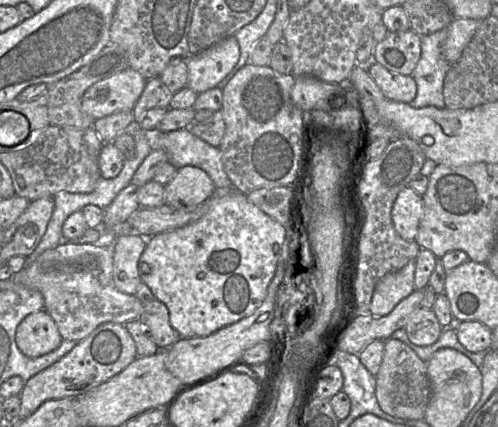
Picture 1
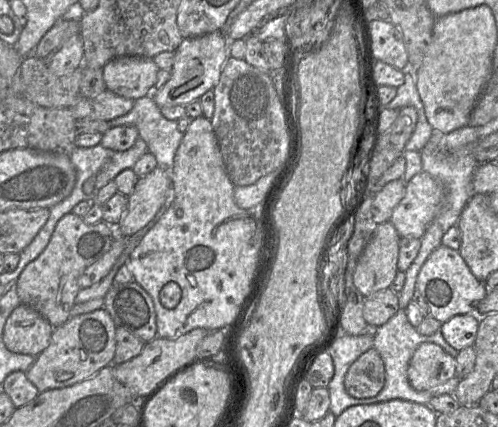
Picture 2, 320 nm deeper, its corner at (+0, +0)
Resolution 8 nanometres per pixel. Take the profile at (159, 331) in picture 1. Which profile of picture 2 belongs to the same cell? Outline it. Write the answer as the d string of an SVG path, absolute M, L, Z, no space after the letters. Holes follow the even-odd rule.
M135 281L113 283L104 297L104 308L116 327L150 342L157 337L156 313L151 296Z

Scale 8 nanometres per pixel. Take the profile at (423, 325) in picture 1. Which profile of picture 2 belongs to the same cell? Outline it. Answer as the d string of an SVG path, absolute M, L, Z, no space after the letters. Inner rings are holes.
M389 288L364 297L363 317L370 326L385 324L398 310L398 295Z

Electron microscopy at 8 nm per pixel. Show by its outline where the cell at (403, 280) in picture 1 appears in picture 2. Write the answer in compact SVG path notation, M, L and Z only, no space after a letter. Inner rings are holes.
M390 221L377 224L353 273L354 285L364 297L392 284L398 271L400 238Z

